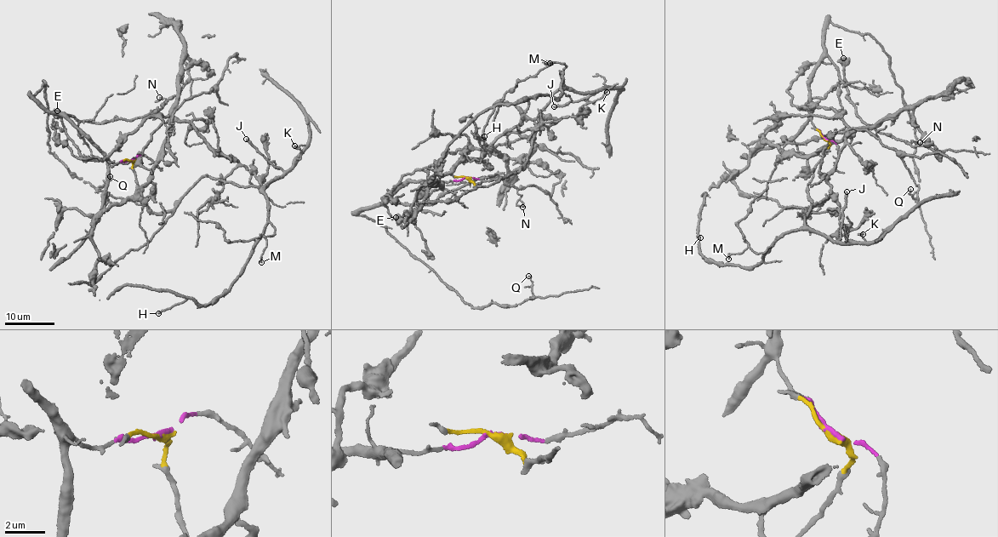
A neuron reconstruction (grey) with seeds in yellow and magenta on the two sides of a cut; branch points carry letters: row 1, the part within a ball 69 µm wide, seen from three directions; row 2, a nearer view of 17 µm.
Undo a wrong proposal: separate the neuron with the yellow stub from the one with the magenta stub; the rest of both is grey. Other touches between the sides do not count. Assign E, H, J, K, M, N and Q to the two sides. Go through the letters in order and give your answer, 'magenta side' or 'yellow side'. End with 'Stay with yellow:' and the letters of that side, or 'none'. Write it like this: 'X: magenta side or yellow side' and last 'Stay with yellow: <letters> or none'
E: magenta side
H: yellow side
J: yellow side
K: yellow side
M: yellow side
N: magenta side
Q: magenta side
Stay with yellow: H, J, K, M

